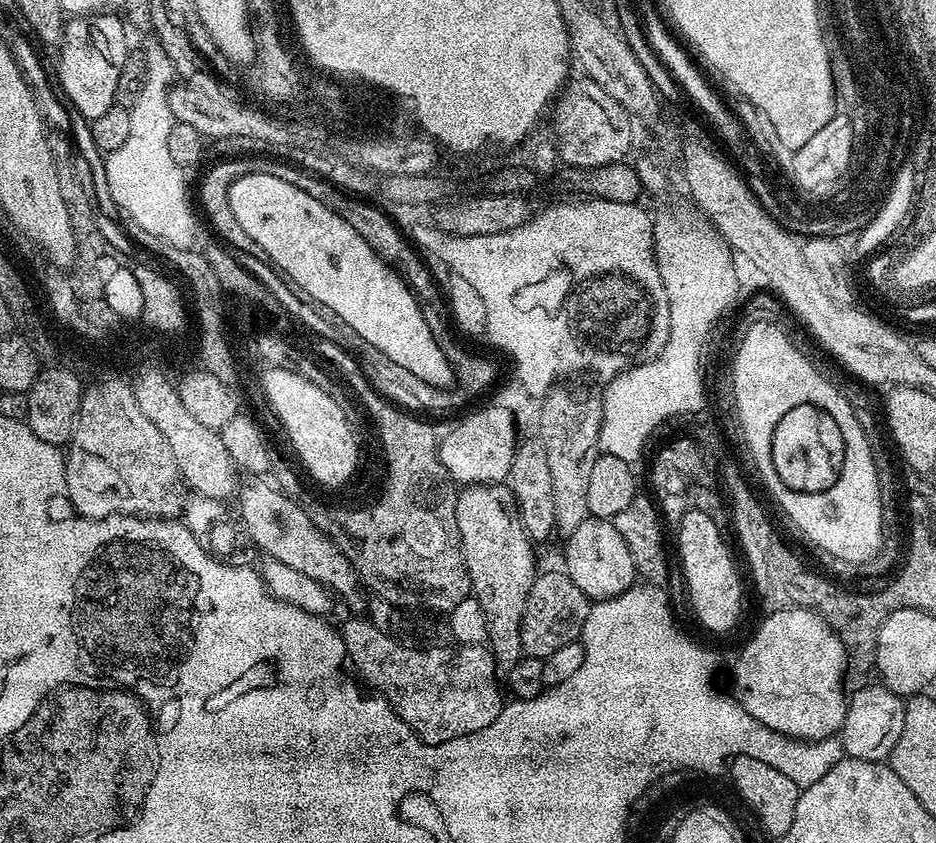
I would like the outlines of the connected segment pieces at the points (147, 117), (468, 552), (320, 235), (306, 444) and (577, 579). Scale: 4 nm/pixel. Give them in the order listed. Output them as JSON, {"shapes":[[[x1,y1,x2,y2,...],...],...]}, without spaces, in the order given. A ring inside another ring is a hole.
{"shapes":[[[148,38,144,48,146,87,130,110,130,134,126,137,126,143,118,146,118,150,107,153,104,180,108,183,113,202,125,212,123,215,142,226,146,234,154,234,154,238,162,238,170,242,170,246,192,248,192,227,196,224,196,216,188,201,188,184,184,181,186,172,176,165,174,158,170,158,168,145,174,123,168,90,176,68,172,65,170,52,160,48,155,38]],[[469,485,457,495,455,510,471,593,486,617,487,645,492,654,494,676,497,683,504,684,515,663,524,655,521,620,526,598,538,574,535,547,521,524,516,500,507,485]],[[248,172,240,176,232,183,228,197,230,210,234,210,234,218,238,218,242,230,266,250,268,260,280,272,288,274,290,281,308,288,308,294,317,296,319,304,332,304,332,308,340,312,342,322,347,321,351,328,357,328,357,334,370,346,414,374,415,378,440,389,447,389,453,383,451,364,430,334,430,327,422,316,421,301,408,287,408,281,374,251,365,233,350,226,348,220,334,214,334,210,318,202,318,198,310,198,306,190,298,190,298,186,290,186,290,182,274,178,269,172]],[[265,367,264,392,272,403,278,419,284,423,288,431,288,440,294,451,300,455,304,468,315,479,317,485,325,481,335,483,344,480,352,471,353,461,356,459,356,448,353,447,353,425,348,424,343,407,334,402,330,394,300,377,290,370]],[[589,516,584,520,572,536,567,537,564,548,563,571,586,594,589,601,609,600,626,590,630,590,637,583,638,577,634,558,630,558,630,550,622,534,618,534,612,520,599,520,596,516]]]}

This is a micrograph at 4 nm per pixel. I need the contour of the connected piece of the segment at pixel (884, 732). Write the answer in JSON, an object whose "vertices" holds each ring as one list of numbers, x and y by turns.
{"vertices":[[869,682,862,690,851,693,847,701,846,718,838,733,845,757,854,760,887,761,898,742,898,737,902,735,905,697,891,692,883,683]]}

